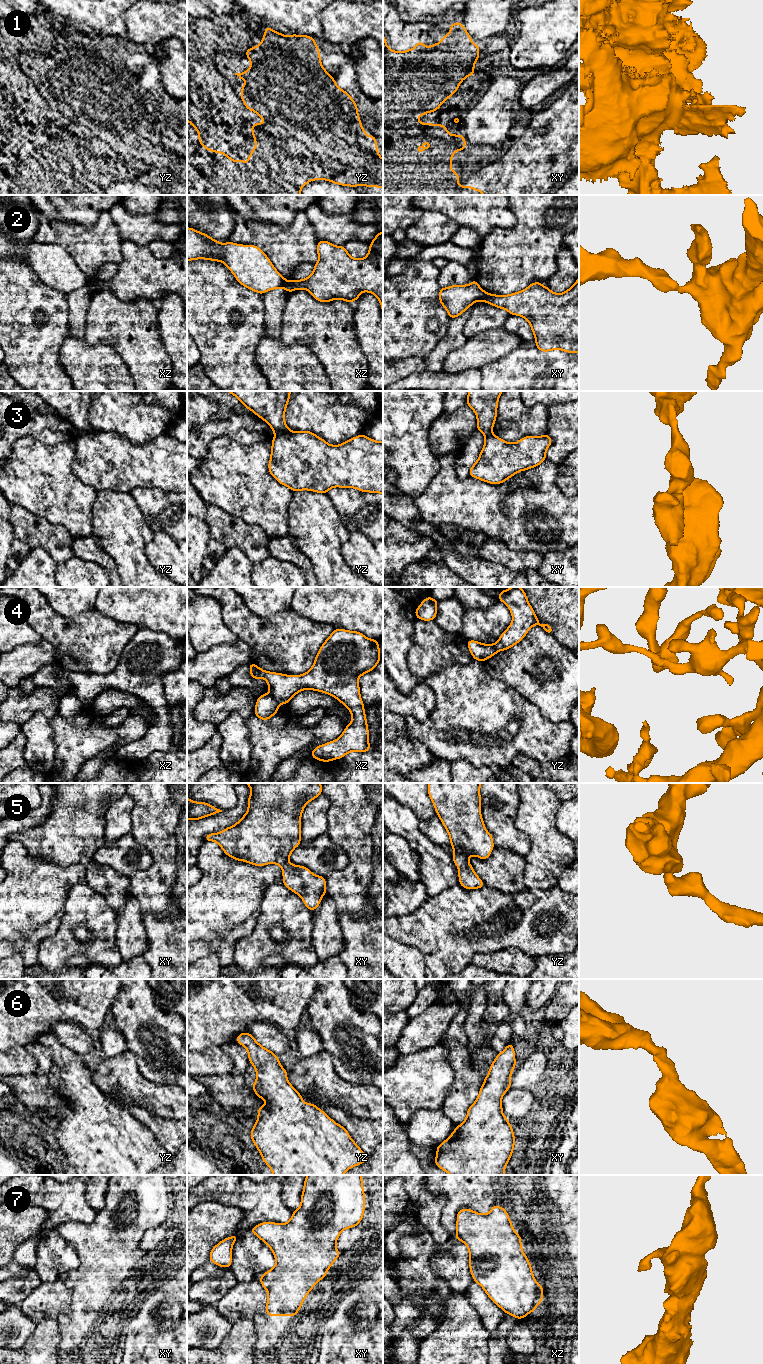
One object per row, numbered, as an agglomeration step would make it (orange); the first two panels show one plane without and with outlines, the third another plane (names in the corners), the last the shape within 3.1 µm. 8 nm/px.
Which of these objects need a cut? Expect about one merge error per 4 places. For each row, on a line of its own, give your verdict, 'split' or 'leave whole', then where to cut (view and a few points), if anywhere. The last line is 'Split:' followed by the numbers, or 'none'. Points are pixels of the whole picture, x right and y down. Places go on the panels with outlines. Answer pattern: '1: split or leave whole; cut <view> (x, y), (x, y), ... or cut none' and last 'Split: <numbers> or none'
1: split; cut yz (253, 131), (262, 130), (275, 143), (301, 152), (301, 186)
2: split; cut xy (486, 293), (480, 300)
3: split; cut yz (288, 429), (275, 436)
4: leave whole; cut none
5: leave whole; cut none
6: leave whole; cut none
7: leave whole; cut none
Split: 1, 2, 3

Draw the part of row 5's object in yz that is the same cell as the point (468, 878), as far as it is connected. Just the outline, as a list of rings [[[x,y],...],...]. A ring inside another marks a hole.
[[[429,783],[430,796],[442,824],[448,831],[451,846],[454,849],[452,856],[459,867],[459,884],[466,889],[478,889],[484,886],[482,880],[474,872],[468,862],[470,856],[478,856],[481,860],[487,859],[493,848],[493,837],[486,830],[481,816],[480,785],[482,783]]]

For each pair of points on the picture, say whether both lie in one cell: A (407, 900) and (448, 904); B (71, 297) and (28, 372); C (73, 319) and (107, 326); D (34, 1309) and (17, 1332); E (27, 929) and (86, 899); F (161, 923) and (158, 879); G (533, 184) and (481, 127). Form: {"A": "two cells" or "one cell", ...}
{"A": "two cells", "B": "two cells", "C": "two cells", "D": "two cells", "E": "two cells", "F": "one cell", "G": "two cells"}

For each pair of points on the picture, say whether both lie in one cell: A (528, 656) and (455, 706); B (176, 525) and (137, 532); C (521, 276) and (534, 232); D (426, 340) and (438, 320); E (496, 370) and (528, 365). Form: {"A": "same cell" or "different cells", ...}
{"A": "different cells", "B": "different cells", "C": "same cell", "D": "same cell", "E": "same cell"}

